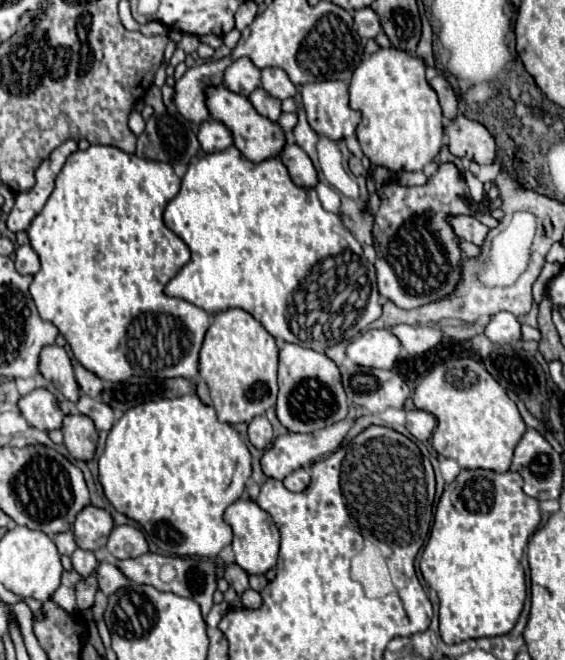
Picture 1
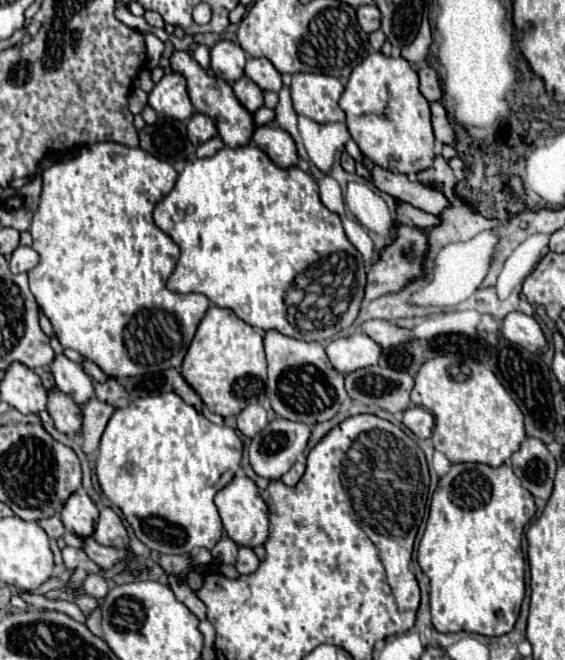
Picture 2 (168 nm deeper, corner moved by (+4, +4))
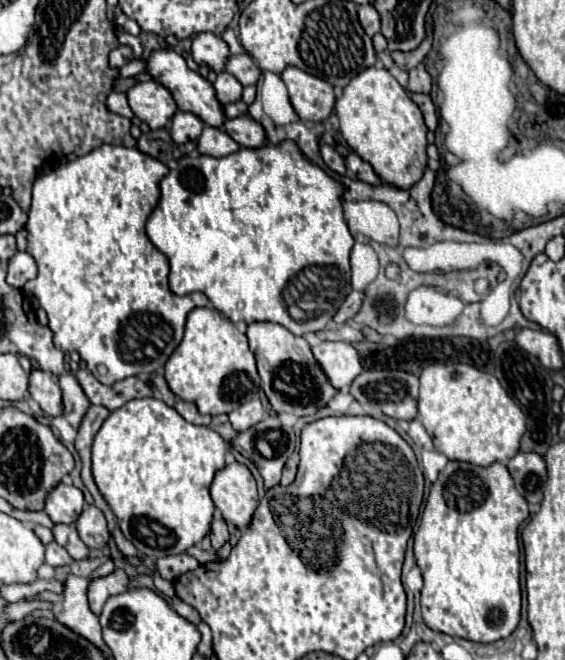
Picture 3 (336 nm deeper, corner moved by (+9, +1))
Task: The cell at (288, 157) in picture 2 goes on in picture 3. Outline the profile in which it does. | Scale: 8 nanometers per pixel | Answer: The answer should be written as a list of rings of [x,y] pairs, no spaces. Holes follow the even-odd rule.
[[[236,117],[228,119],[224,123],[224,131],[242,147],[258,149],[266,141],[266,131],[262,131],[262,125],[250,117]]]

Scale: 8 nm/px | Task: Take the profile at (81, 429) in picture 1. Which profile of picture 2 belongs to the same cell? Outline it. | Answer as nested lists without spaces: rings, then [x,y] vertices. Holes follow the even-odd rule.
[[[51,388],[47,394],[47,412],[55,422],[59,432],[75,436],[81,428],[81,408],[57,388]]]

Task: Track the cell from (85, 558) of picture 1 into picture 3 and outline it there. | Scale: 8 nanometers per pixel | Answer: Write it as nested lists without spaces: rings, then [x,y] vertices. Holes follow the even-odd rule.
[[[48,543],[46,545],[46,563],[52,567],[62,567],[66,563],[72,563],[74,559],[68,555],[68,551],[64,547],[60,547],[58,543]]]

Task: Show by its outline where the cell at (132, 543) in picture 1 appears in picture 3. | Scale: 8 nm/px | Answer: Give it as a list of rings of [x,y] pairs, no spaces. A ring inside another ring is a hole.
[[[96,505],[84,507],[80,519],[76,521],[76,529],[82,537],[82,541],[90,549],[104,549],[110,541],[110,531],[104,513]]]

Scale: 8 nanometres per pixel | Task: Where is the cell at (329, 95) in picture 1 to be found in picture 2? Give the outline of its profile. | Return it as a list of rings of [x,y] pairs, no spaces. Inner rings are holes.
[[[297,72],[291,82],[291,100],[297,114],[303,114],[319,124],[345,122],[345,112],[339,108],[343,84],[325,74]]]

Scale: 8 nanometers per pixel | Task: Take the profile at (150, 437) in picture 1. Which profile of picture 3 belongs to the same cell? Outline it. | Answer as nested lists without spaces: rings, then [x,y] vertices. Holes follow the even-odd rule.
[[[132,399],[124,407],[112,411],[96,433],[92,445],[92,475],[106,503],[114,511],[122,535],[134,543],[142,555],[160,559],[184,553],[210,533],[210,523],[216,511],[210,499],[210,485],[216,471],[226,465],[226,451],[228,443],[220,433],[184,421],[182,415],[174,407],[162,403],[162,399]]]

